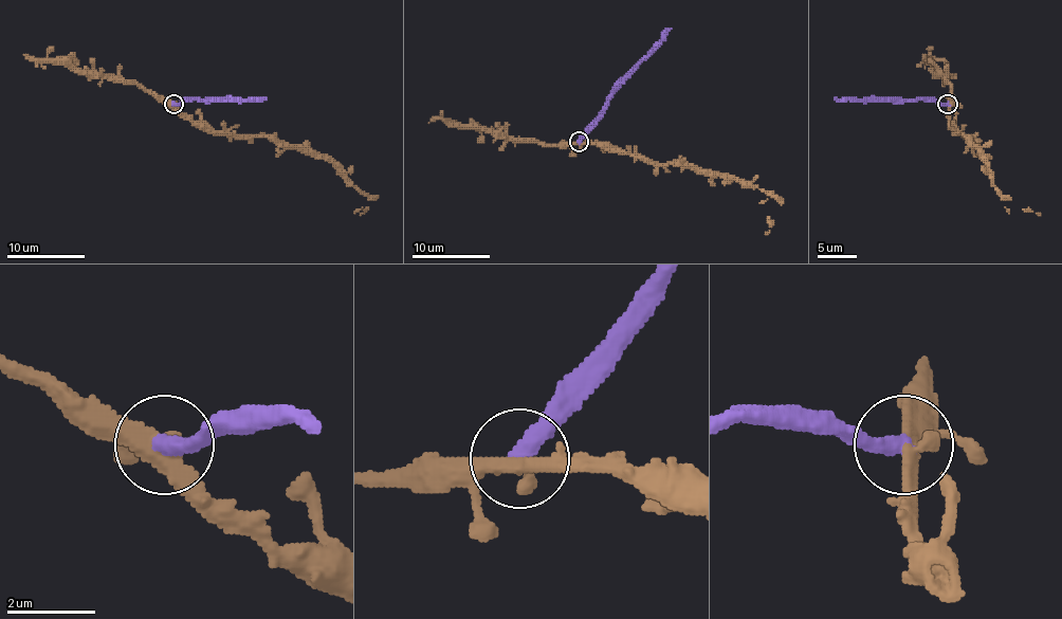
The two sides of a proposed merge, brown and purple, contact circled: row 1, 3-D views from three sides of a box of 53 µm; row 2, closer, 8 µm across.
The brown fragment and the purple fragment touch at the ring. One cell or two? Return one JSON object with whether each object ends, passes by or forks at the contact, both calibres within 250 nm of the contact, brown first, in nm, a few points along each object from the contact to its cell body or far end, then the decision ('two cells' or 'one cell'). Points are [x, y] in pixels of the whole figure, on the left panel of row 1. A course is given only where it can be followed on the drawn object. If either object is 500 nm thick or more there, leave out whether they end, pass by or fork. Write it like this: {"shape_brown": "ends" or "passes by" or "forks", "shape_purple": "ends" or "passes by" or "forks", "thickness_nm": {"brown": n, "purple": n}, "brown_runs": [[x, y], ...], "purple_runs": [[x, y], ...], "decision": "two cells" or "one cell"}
{"shape_brown": "passes by", "shape_purple": "ends", "thickness_nm": {"brown": 400, "purple": 420}, "brown_runs": [[175, 104], [215, 131], [276, 137], [323, 155], [368, 199], [360, 215]], "purple_runs": [[175, 104], [267, 97]], "decision": "two cells"}

